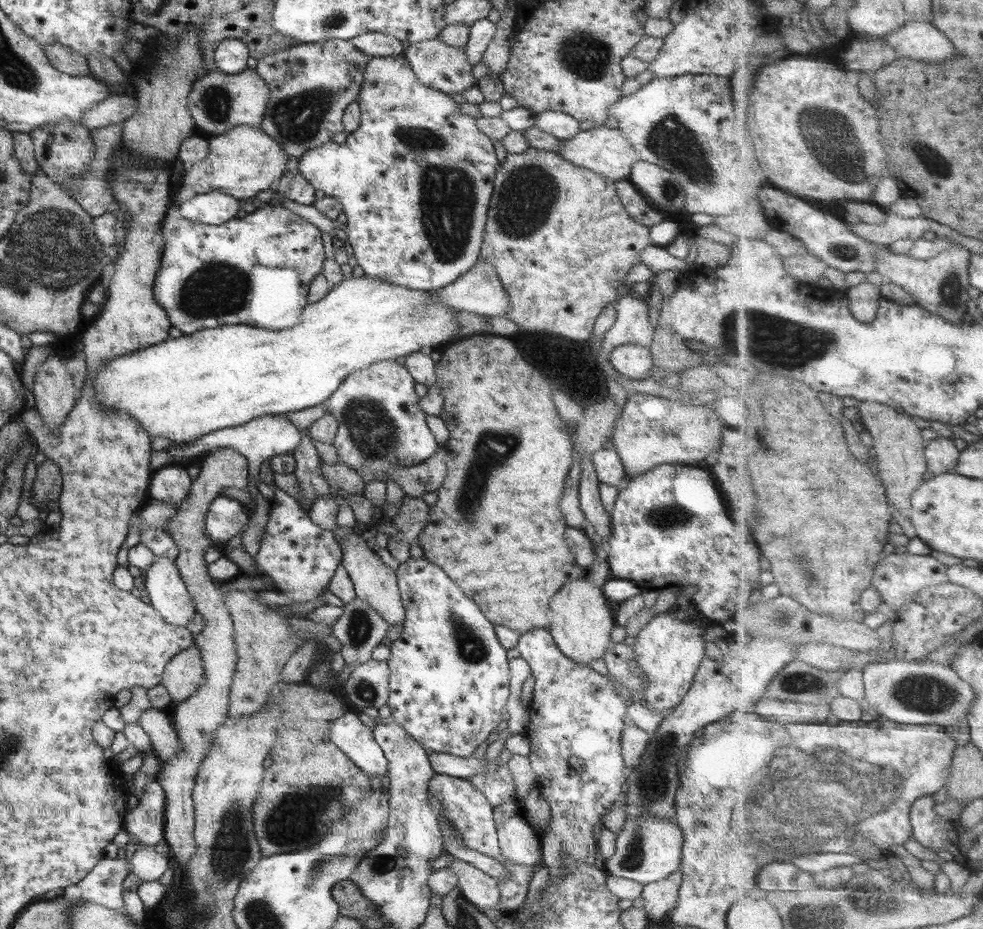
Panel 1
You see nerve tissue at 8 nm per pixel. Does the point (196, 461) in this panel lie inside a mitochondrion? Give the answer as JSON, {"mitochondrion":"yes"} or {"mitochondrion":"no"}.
{"mitochondrion":"no"}

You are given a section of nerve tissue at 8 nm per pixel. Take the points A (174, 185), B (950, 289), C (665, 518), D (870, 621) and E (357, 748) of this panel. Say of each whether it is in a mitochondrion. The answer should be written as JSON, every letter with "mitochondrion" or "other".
{"A":"other","B":"mitochondrion","C":"mitochondrion","D":"other","E":"other"}

